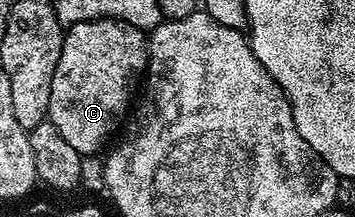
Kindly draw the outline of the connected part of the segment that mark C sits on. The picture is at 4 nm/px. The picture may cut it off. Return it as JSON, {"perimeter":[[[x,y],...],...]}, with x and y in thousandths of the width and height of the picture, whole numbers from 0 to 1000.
{"perimeter":[[[324,78],[211,106],[192,120],[180,157],[177,235],[166,235],[166,295],[155,304],[155,364],[144,364],[132,548],[166,585],[166,622],[177,622],[211,696],[273,714],[310,664],[307,627],[344,590],[366,516],[375,369],[386,350],[389,369],[414,318],[414,171],[369,106],[332,97]]]}

